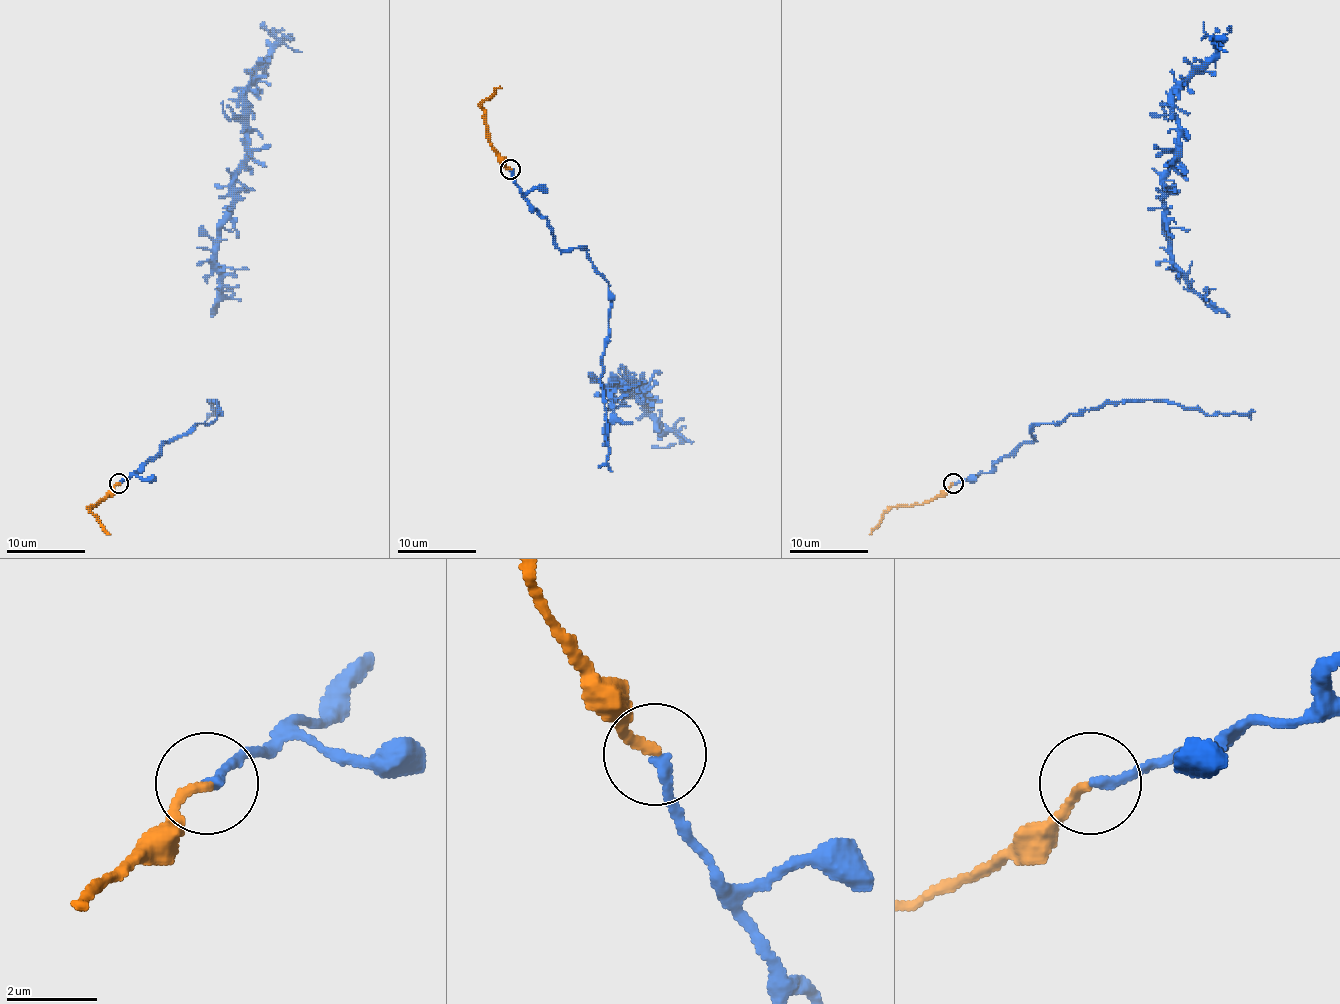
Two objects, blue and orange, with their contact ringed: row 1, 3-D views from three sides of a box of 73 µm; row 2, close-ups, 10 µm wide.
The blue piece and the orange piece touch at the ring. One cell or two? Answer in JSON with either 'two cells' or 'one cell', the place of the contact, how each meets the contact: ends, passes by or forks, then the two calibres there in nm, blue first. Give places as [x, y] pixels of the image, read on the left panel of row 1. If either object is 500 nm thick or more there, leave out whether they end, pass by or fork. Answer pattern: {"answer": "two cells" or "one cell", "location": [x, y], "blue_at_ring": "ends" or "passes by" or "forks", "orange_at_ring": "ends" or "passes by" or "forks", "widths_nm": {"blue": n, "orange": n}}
{"answer": "one cell", "location": [118, 483], "blue_at_ring": "ends", "orange_at_ring": "ends", "widths_nm": {"blue": 240, "orange": 200}}

